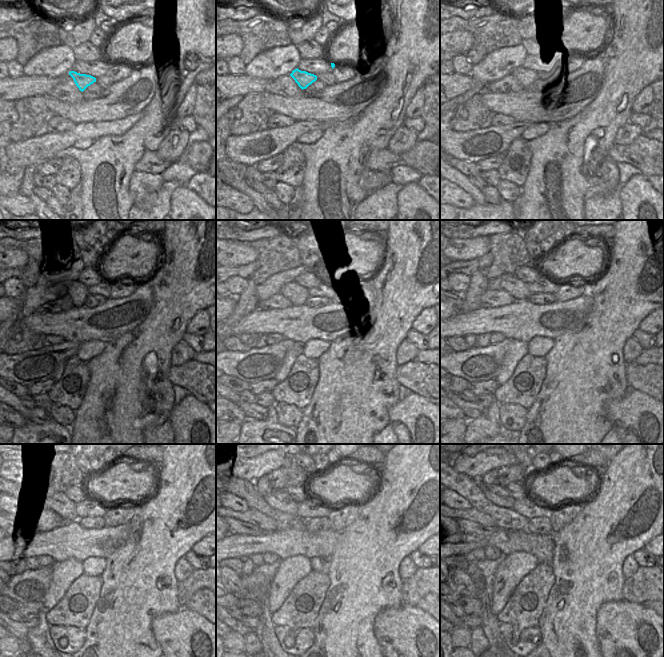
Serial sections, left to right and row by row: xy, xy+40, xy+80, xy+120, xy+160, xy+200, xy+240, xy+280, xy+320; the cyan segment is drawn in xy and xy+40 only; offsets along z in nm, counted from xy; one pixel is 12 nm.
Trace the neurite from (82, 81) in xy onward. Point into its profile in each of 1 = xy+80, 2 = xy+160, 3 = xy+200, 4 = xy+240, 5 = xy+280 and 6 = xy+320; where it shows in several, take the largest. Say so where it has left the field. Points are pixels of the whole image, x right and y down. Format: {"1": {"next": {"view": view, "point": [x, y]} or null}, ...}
{"1": {"next": {"view": "xy+80", "point": [525, 77]}}, "2": {"next": {"view": "xy+160", "point": [297, 294]}}, "3": {"next": {"view": "xy+200", "point": [517, 288]}}, "4": {"next": {"view": "xy+240", "point": [59, 503]}}, "5": {"next": {"view": "xy+280", "point": [280, 500]}}, "6": {"next": {"view": "xy+320", "point": [498, 495]}}}

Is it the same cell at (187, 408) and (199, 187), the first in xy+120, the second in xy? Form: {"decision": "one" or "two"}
{"decision": "two"}

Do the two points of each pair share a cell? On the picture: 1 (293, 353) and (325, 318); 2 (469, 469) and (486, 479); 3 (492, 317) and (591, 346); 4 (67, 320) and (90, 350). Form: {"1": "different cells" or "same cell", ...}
{"1": "different cells", "2": "different cells", "3": "different cells", "4": "different cells"}

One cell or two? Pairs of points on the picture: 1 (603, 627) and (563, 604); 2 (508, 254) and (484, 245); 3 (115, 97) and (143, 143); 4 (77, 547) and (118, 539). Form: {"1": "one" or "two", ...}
{"1": "two", "2": "two", "3": "two", "4": "one"}

